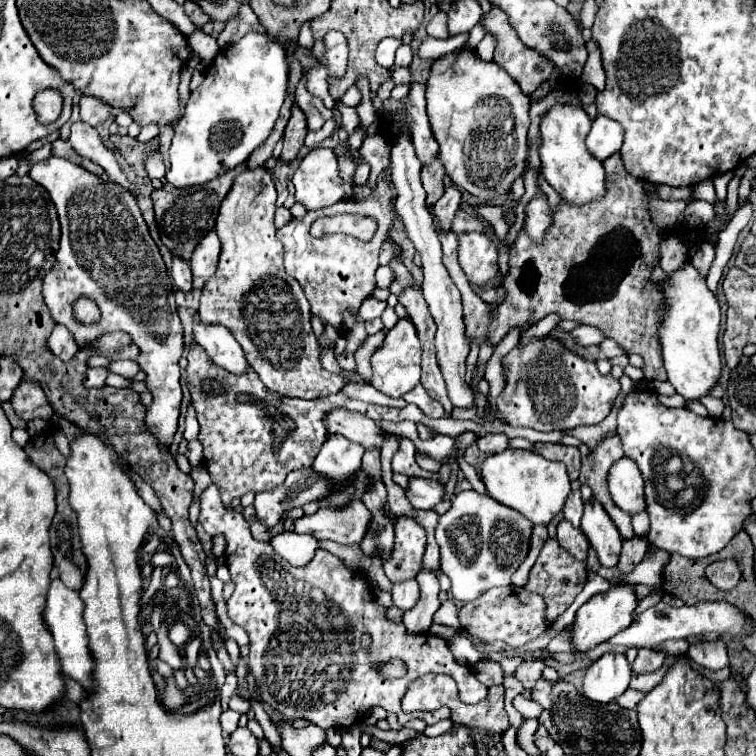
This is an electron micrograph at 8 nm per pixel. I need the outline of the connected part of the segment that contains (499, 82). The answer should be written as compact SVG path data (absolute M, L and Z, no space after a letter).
M455 51L437 59L427 77L427 115L439 143L439 157L451 181L481 199L511 189L527 159L529 97L497 63L477 59L475 51Z

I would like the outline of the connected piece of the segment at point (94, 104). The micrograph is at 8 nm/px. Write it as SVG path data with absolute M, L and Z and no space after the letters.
M83 95L79 105L81 105L81 121L85 121L91 127L99 127L113 111L113 107L109 107L107 103L101 103L99 99L93 99L89 95Z

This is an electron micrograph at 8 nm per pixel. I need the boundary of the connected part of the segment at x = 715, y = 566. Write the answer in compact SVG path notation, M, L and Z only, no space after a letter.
M725 559L725 561L711 563L705 569L705 575L719 589L733 589L737 585L739 577L741 577L741 573L737 569L737 563L733 559Z

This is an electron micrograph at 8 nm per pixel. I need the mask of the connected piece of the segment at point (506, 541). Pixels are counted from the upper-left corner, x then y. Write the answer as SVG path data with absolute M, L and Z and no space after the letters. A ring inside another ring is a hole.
M461 491L453 497L453 505L451 509L441 515L439 525L435 529L435 537L441 549L441 571L451 579L451 593L457 601L473 601L479 595L483 595L485 591L493 589L493 587L503 587L503 585L511 585L511 575L517 571L517 567L521 565L521 561L525 559L527 551L529 551L529 539L531 539L531 529L533 523L529 523L529 519L525 519L523 515L519 515L517 511L497 503L495 499L491 499L489 495L479 495L477 491ZM459 545L471 545L475 547L475 555L471 561L461 561L459 557Z

